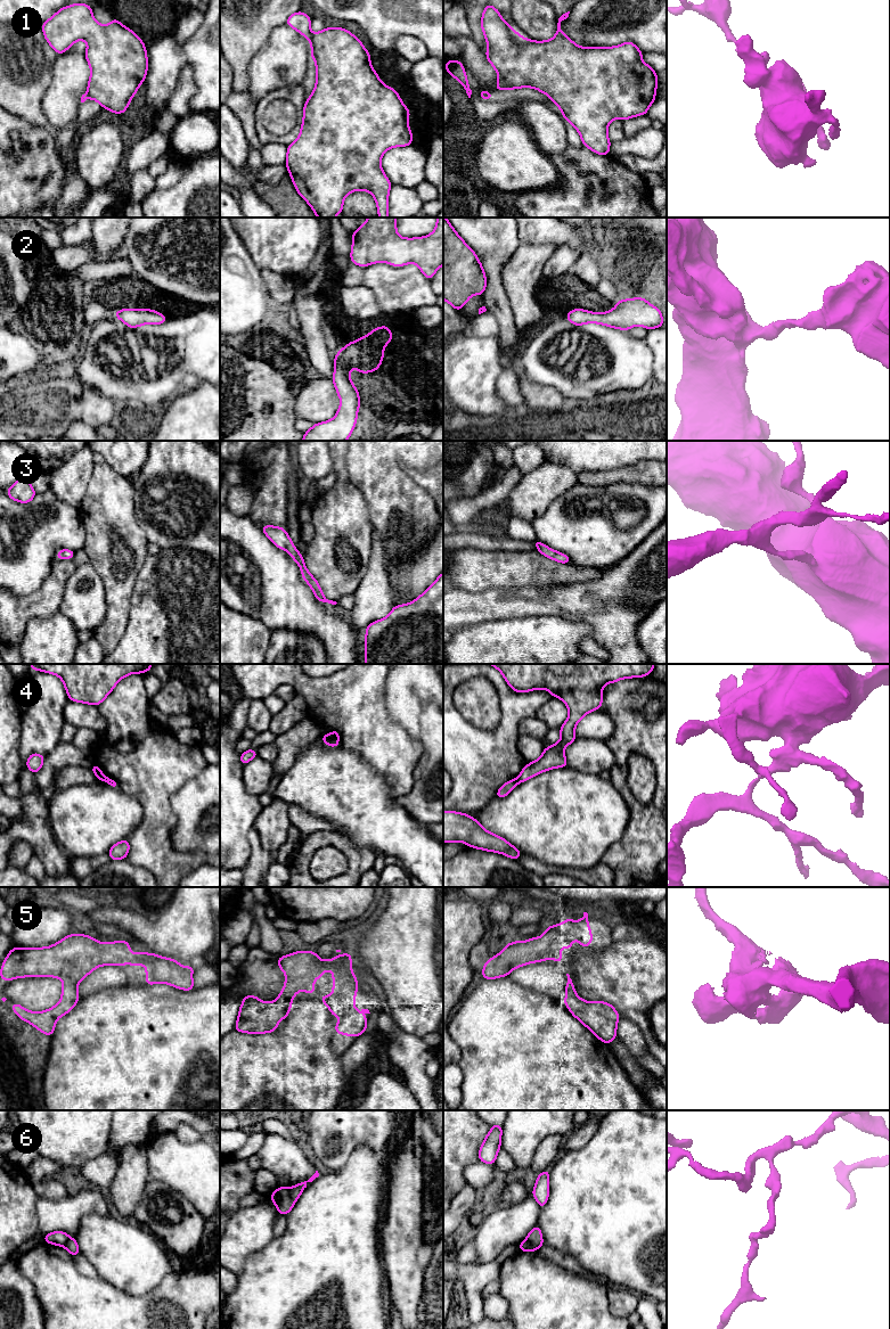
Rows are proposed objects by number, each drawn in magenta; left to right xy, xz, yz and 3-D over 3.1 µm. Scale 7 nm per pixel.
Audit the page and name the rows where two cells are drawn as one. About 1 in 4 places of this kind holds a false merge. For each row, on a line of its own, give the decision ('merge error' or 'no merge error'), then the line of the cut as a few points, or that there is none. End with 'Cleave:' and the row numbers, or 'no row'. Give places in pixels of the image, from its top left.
1: merge error; cut in xz along (312, 33), (310, 40)
2: no merge error; no cut
3: no merge error; no cut
4: merge error; cut in yz along (514, 779), (517, 782)
5: no merge error; no cut
6: merge error; cut in xz along (288, 1188), (288, 1194), (294, 1202)
Cleave: 1, 4, 6

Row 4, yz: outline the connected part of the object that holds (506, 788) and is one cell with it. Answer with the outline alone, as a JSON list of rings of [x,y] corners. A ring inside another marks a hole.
[[[515,779],[509,780],[498,789],[498,791],[496,793],[496,796],[498,798],[506,797],[516,786],[517,786],[517,781]]]

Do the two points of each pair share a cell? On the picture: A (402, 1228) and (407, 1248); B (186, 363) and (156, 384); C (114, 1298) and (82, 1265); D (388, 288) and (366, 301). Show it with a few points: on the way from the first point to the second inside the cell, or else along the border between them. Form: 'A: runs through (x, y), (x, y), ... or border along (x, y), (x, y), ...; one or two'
A: runs through (402, 1232), (402, 1244); one
B: runs through (179, 367), (163, 377); one
C: border along (74, 1258), (74, 1265), (82, 1274), (97, 1277); two
D: border along (362, 284), (373, 290), (383, 316); two

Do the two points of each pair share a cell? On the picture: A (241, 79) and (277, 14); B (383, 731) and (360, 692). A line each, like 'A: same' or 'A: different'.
A: same
B: same

